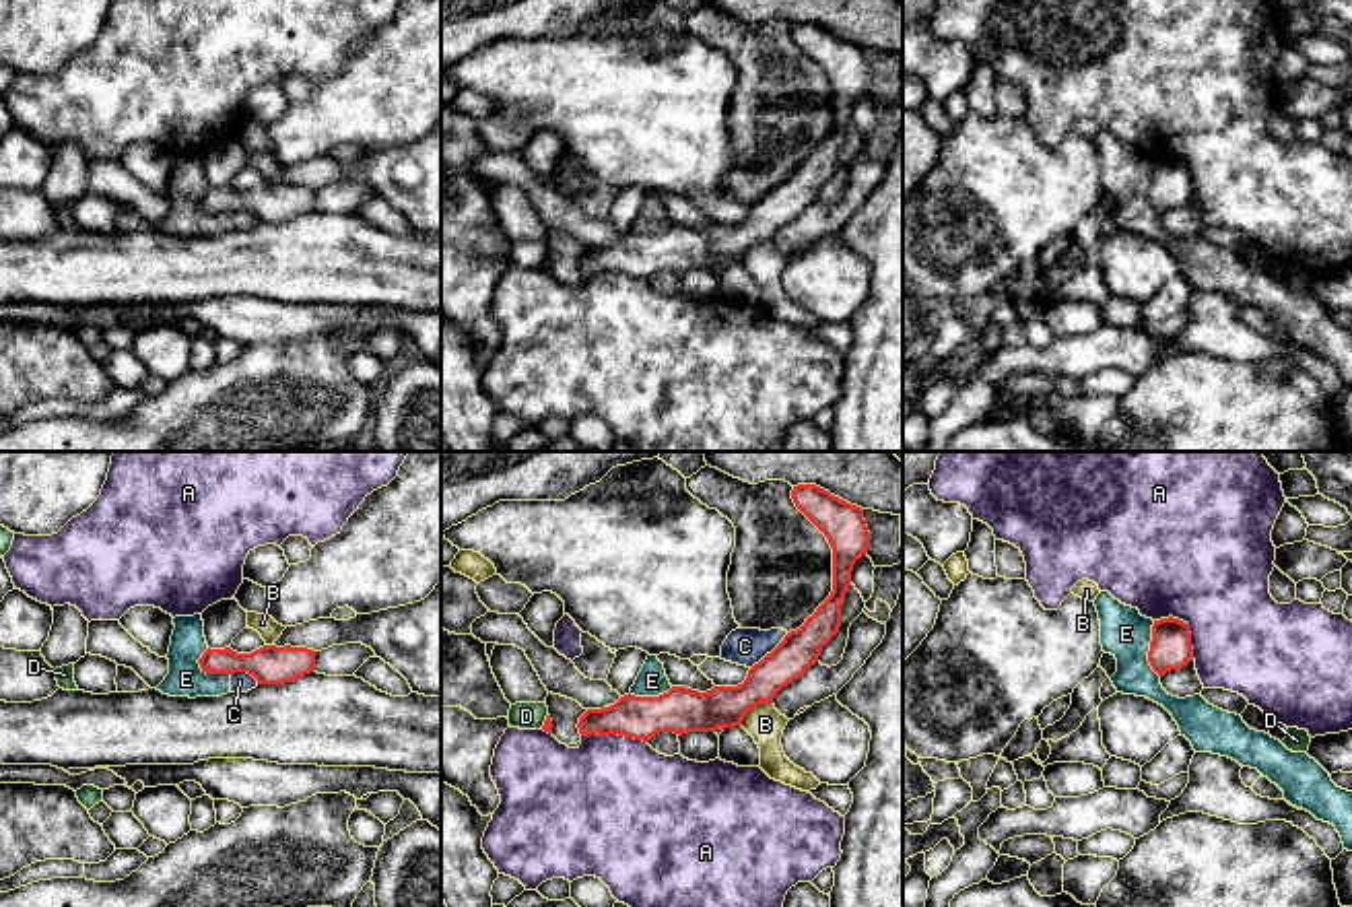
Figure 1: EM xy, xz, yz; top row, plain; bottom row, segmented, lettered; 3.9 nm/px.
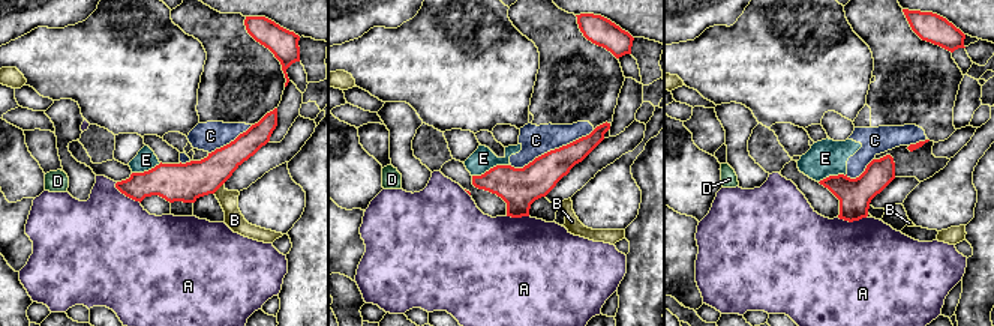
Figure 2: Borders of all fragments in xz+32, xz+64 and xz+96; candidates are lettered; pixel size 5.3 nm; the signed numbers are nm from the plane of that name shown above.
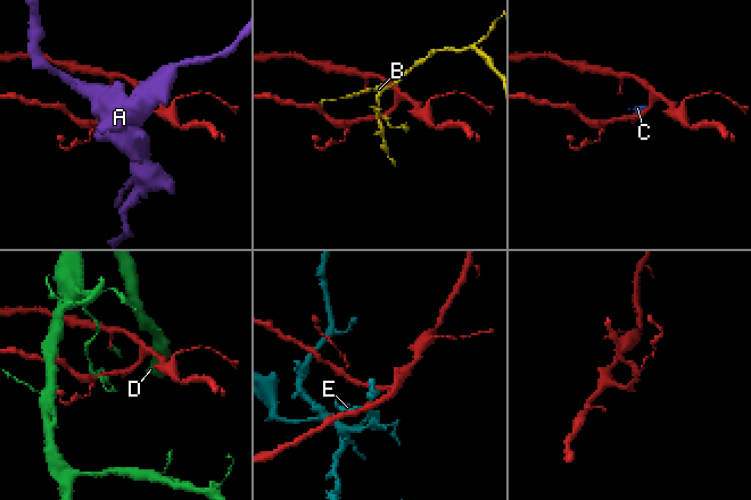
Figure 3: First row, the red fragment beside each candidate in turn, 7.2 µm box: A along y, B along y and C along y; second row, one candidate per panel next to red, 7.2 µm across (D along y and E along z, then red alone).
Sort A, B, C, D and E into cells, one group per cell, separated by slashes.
A / B / C E / D

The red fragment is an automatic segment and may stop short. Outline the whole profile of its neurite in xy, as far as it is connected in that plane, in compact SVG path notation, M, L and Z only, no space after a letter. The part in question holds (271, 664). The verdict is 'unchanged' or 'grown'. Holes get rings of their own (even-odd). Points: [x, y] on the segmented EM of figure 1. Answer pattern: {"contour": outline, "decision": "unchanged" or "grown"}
{"contour": "M264 645L251 653L208 647L198 664L206 674L247 672L258 684L284 684L313 672L315 653L313 649L291 645Z", "decision": "unchanged"}

